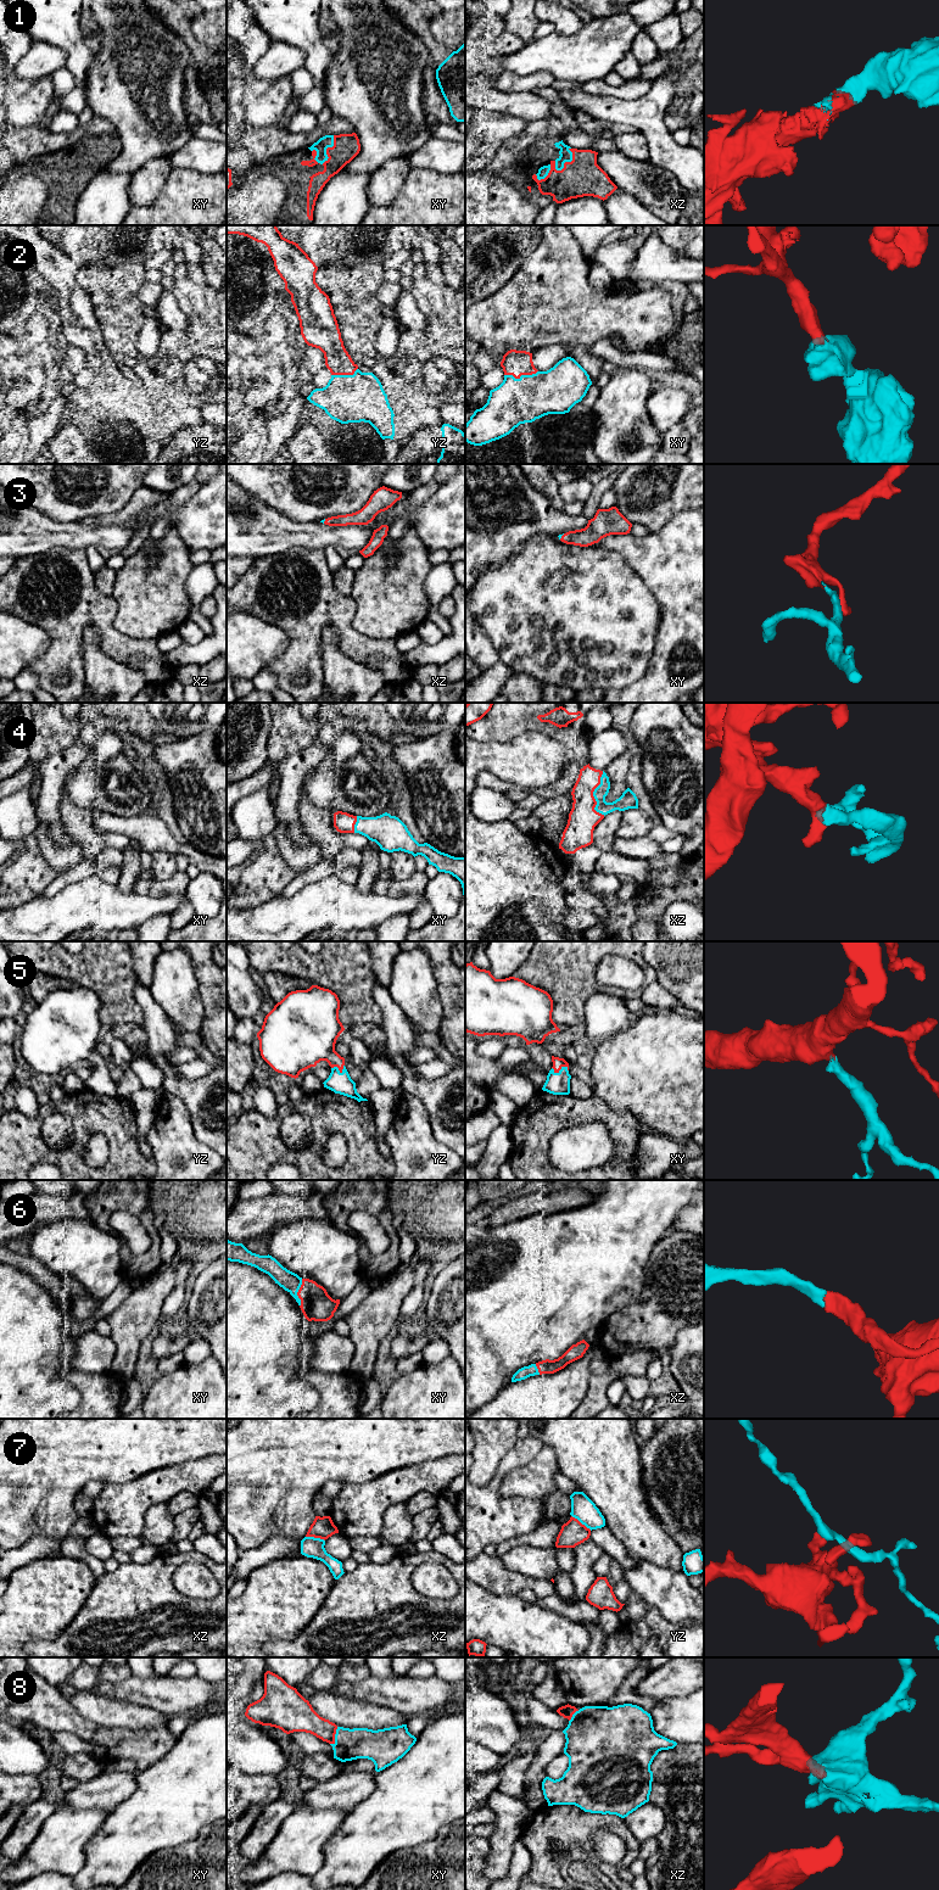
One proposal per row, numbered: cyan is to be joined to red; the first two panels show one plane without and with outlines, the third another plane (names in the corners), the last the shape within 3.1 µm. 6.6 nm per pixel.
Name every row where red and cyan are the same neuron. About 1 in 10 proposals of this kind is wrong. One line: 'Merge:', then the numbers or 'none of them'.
Merge: 1, 2, 3, 4, 5, 6, 8

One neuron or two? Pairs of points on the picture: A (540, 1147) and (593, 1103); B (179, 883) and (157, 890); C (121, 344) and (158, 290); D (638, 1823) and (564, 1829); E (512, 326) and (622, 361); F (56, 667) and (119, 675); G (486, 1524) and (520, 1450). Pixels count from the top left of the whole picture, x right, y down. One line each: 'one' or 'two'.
A: one
B: one
C: two
D: two
E: two
F: two
G: one

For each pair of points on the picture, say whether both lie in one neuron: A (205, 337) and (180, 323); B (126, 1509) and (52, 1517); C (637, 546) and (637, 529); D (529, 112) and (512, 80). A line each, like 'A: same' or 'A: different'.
A: different
B: different
C: different
D: different

